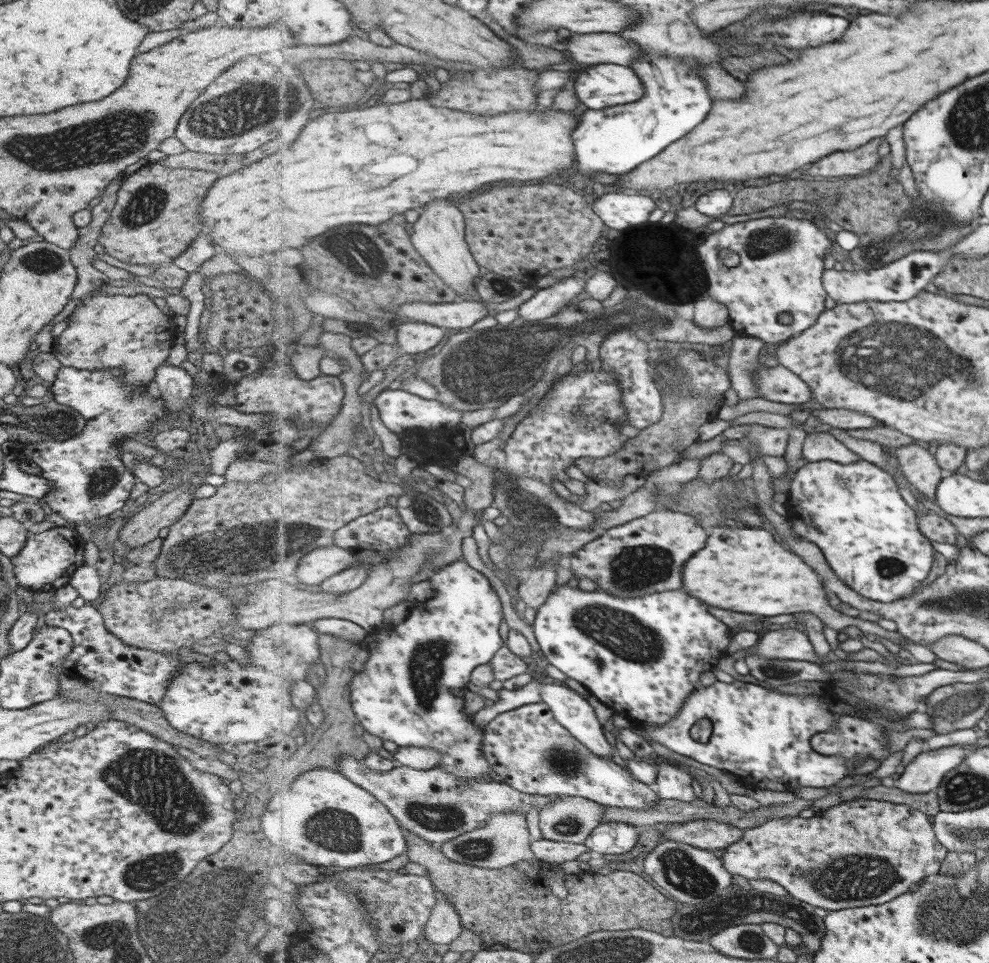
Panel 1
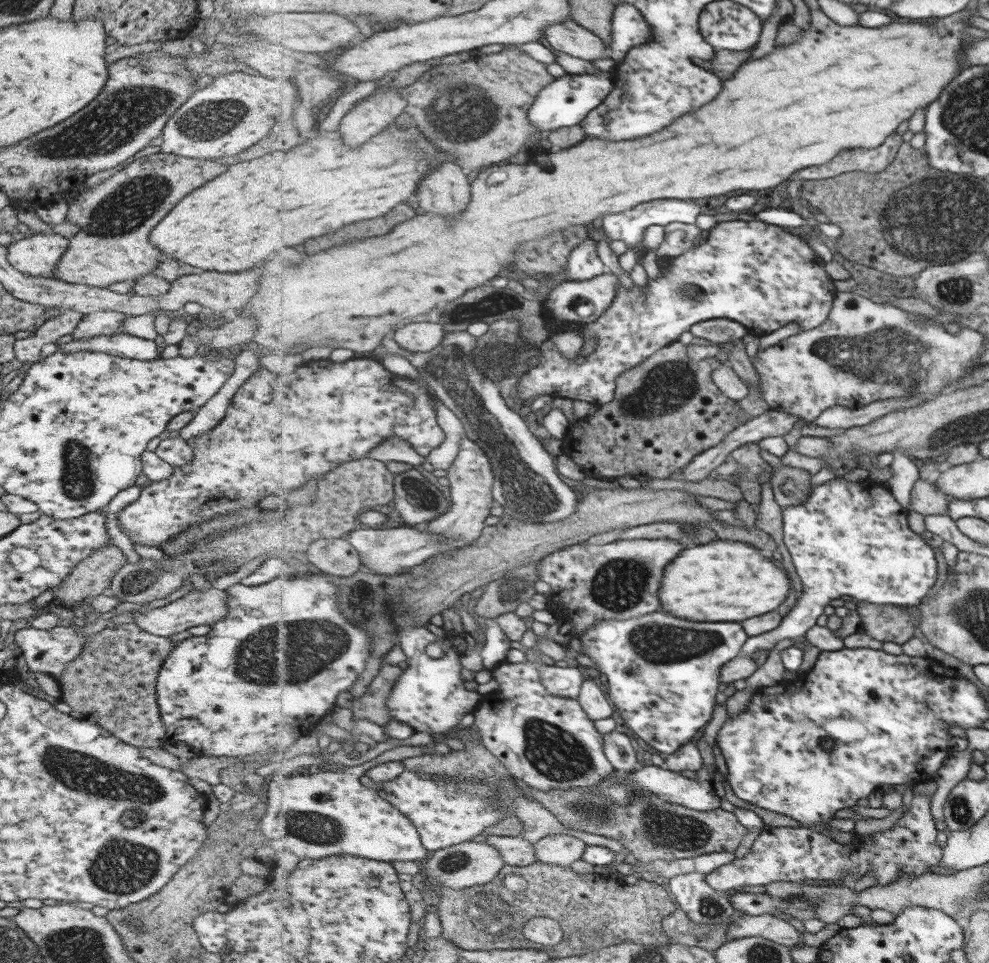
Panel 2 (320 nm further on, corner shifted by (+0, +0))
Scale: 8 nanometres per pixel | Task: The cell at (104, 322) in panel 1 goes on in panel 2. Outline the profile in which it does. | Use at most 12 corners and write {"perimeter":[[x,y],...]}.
{"perimeter":[[100,310],[83,315],[73,338],[115,335],[126,314]]}

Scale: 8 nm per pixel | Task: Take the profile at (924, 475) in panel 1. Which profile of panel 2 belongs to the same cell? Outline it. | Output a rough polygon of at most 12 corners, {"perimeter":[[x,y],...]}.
{"perimeter":[[935,478],[920,479],[912,492],[913,510],[947,514],[951,498]]}

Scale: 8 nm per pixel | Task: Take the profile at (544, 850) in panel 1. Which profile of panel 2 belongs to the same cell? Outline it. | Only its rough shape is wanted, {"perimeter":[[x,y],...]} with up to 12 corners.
{"perimeter":[[522,835],[491,836],[506,864],[539,861],[536,845]]}

